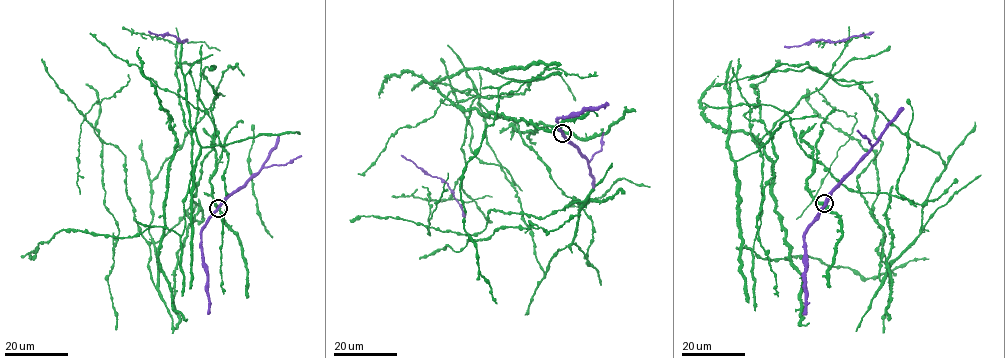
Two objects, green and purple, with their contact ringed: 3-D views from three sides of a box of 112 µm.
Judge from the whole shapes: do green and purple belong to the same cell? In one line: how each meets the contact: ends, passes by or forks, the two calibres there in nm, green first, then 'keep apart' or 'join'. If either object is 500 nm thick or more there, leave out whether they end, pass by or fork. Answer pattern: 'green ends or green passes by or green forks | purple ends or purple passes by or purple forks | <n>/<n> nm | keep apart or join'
600/600 nm | join

